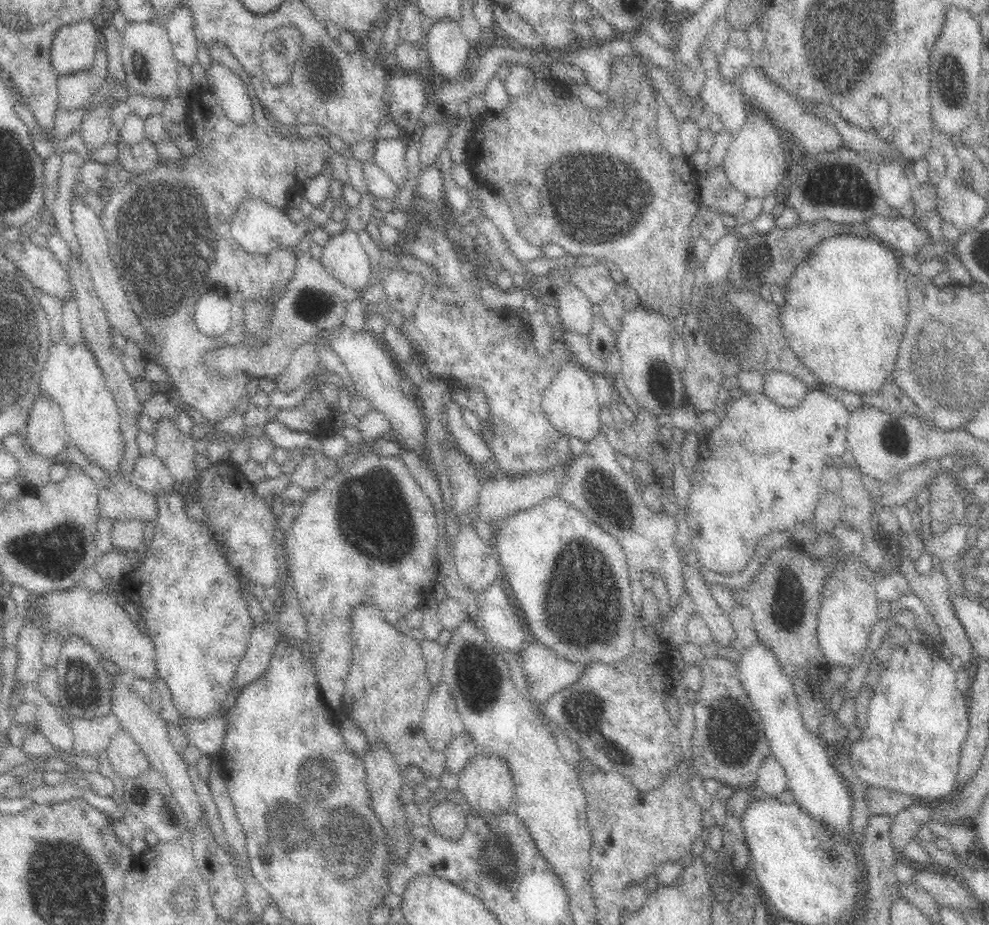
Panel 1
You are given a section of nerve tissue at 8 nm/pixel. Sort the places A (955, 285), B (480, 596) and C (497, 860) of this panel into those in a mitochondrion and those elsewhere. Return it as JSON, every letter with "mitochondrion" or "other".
{"A":"other","B":"other","C":"mitochondrion"}

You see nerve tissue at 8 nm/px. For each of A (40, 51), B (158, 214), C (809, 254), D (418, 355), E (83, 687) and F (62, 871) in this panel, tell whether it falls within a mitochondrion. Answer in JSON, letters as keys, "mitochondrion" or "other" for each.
{"A":"other","B":"mitochondrion","C":"other","D":"other","E":"mitochondrion","F":"mitochondrion"}

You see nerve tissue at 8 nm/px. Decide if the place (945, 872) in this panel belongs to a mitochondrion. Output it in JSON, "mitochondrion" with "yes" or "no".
{"mitochondrion":"no"}

